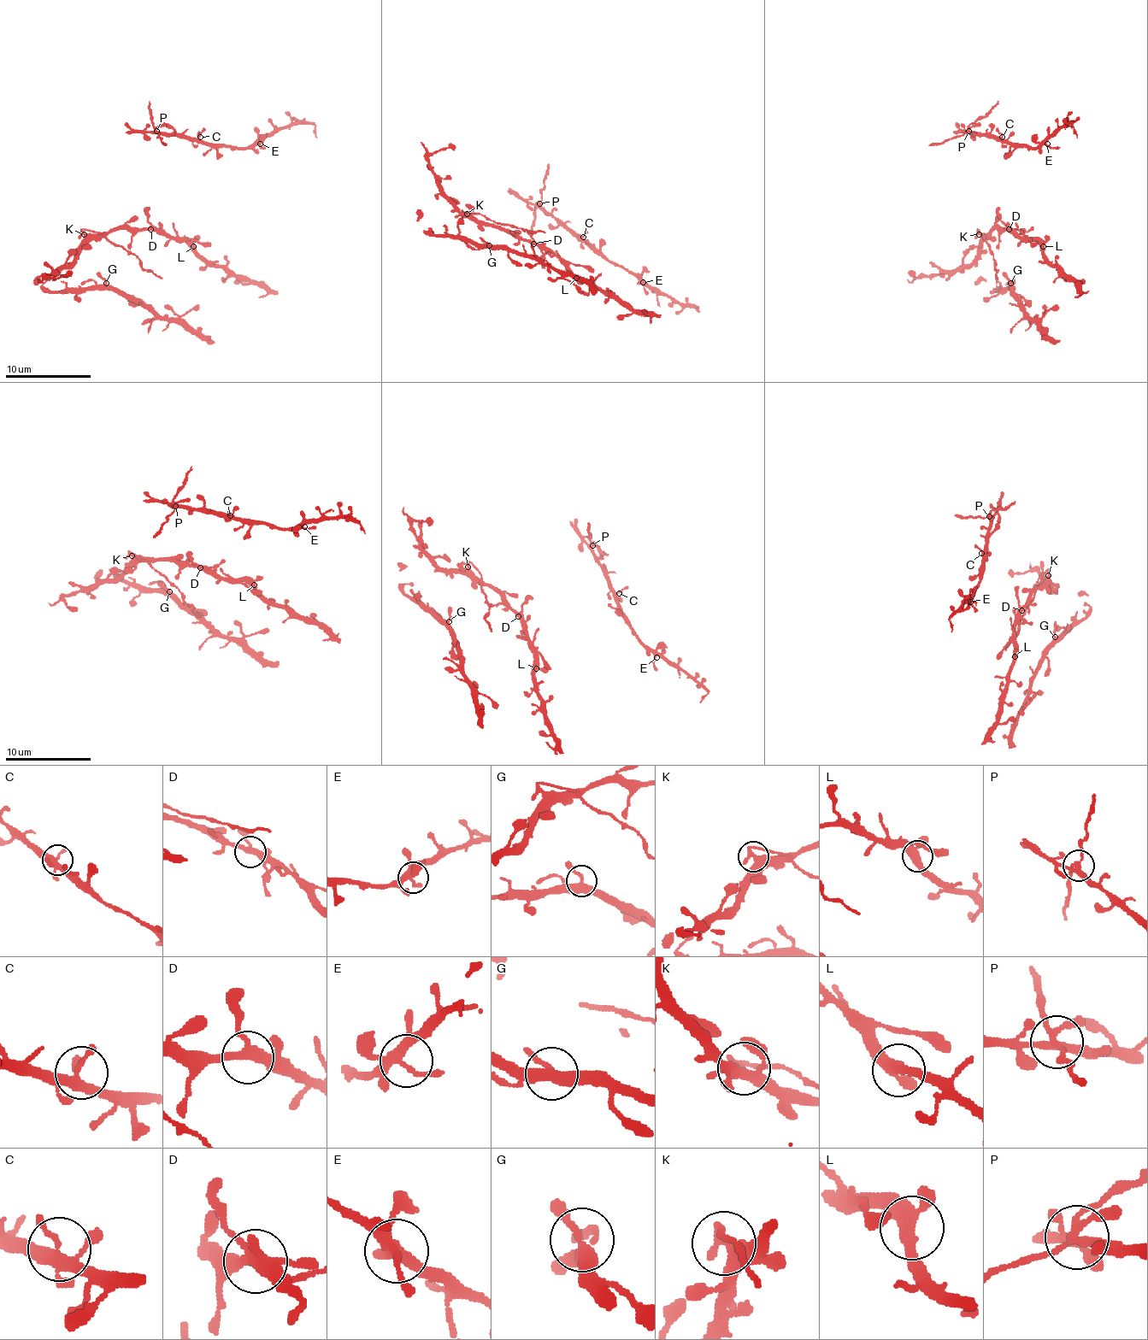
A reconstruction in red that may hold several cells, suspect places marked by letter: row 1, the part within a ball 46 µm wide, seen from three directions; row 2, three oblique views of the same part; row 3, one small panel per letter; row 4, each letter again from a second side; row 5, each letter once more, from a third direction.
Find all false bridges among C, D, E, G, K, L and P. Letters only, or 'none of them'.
K, P

